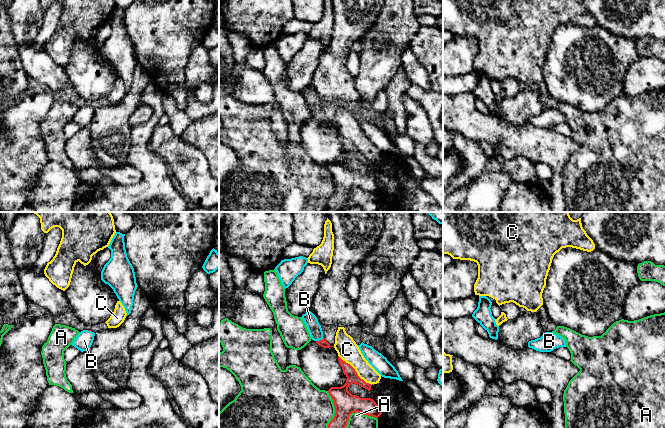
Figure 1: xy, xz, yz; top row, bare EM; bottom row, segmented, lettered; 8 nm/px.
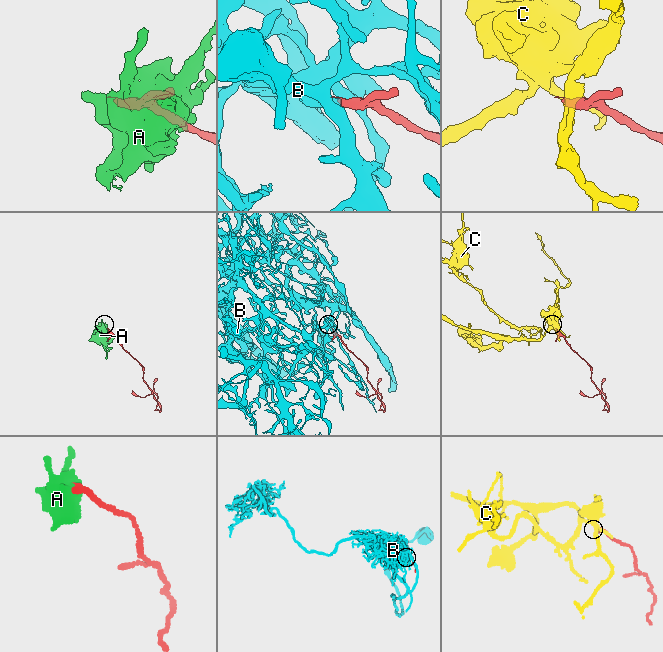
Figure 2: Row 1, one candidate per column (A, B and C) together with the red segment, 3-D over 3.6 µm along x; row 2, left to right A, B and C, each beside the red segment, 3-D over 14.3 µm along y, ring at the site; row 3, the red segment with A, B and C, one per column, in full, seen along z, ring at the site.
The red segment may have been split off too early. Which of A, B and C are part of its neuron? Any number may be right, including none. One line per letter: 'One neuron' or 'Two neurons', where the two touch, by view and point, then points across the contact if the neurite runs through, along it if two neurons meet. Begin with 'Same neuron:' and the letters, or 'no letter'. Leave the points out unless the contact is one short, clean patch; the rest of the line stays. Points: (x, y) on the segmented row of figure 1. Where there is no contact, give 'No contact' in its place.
Same neuron: B
A: Two neurons. Touches red at xz (357, 411)
B: One neuron. Touches red at xz (319, 340). Path across: xz (323, 343), (319, 340), (310, 320)
C: Two neurons. Touches red at xz (355, 371)

